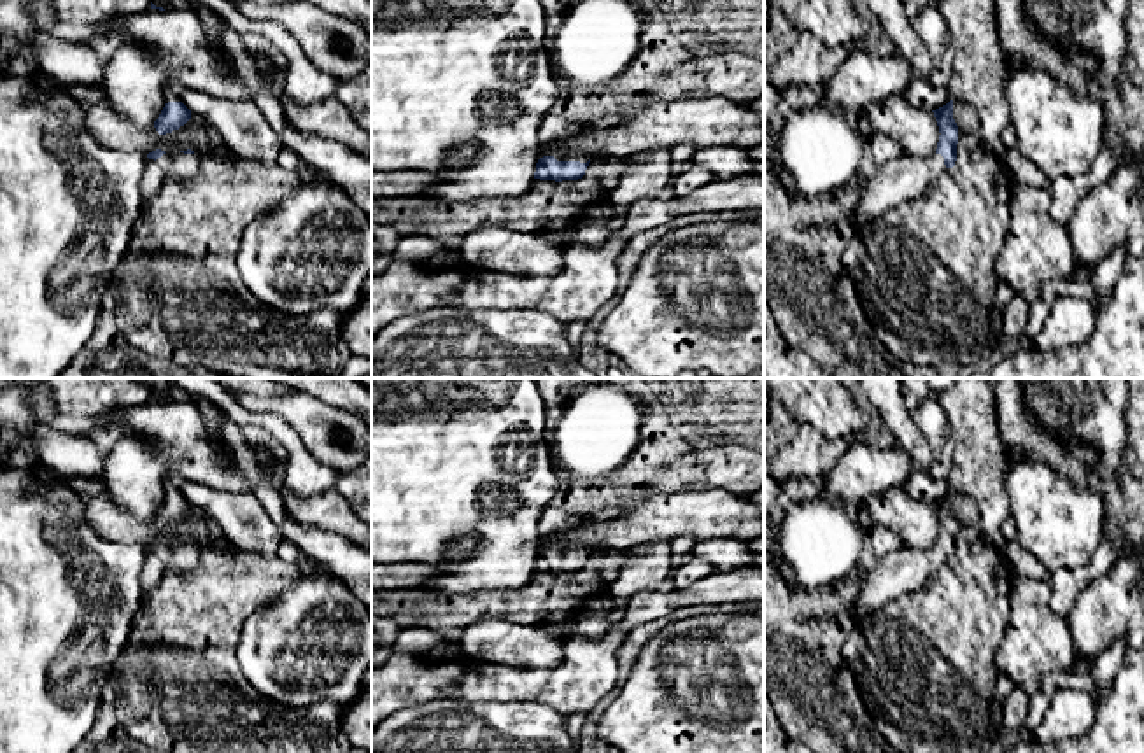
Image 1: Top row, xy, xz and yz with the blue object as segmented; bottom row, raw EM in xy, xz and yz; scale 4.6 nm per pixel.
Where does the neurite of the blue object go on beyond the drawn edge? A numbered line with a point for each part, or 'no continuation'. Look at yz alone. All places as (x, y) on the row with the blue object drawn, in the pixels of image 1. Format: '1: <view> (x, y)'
1: yz (904, 179)

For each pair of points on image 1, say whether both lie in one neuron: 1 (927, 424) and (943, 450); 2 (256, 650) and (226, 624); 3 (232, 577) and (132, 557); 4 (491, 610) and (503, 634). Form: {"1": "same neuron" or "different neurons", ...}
{"1": "same neuron", "2": "different neurons", "3": "different neurons", "4": "different neurons"}

